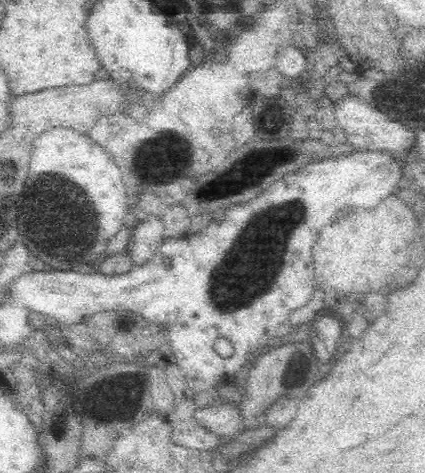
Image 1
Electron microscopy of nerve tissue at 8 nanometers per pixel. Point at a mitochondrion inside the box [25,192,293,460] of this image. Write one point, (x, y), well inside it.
(103, 403)

